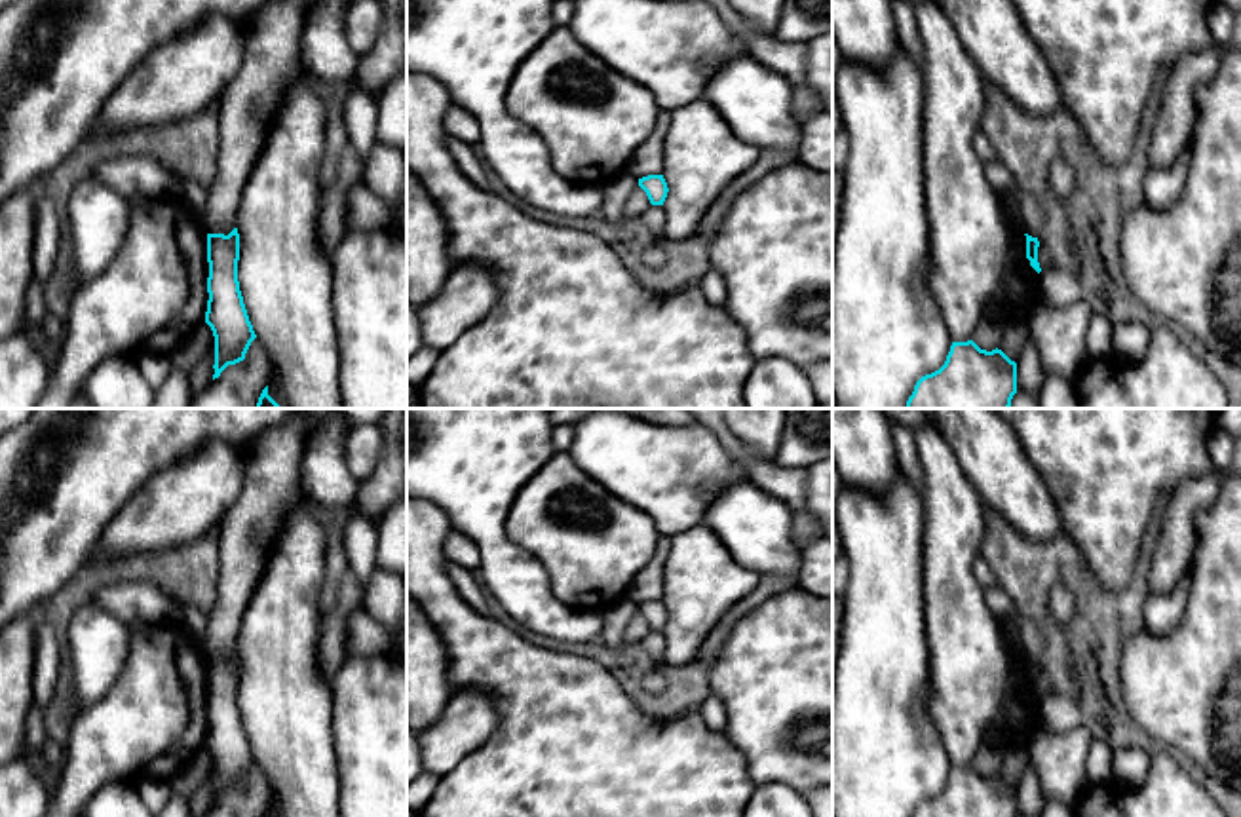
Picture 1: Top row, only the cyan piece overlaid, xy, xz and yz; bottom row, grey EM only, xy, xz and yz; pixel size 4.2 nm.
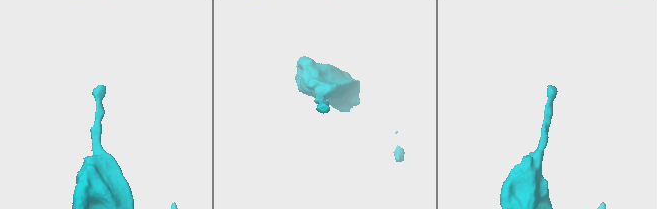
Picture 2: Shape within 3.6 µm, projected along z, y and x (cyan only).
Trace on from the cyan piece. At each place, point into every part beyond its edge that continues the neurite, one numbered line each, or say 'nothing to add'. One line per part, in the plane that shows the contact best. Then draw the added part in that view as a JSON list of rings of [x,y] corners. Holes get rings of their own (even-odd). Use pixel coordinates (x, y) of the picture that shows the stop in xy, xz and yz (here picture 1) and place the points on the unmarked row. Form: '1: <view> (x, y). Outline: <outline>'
nothing to add

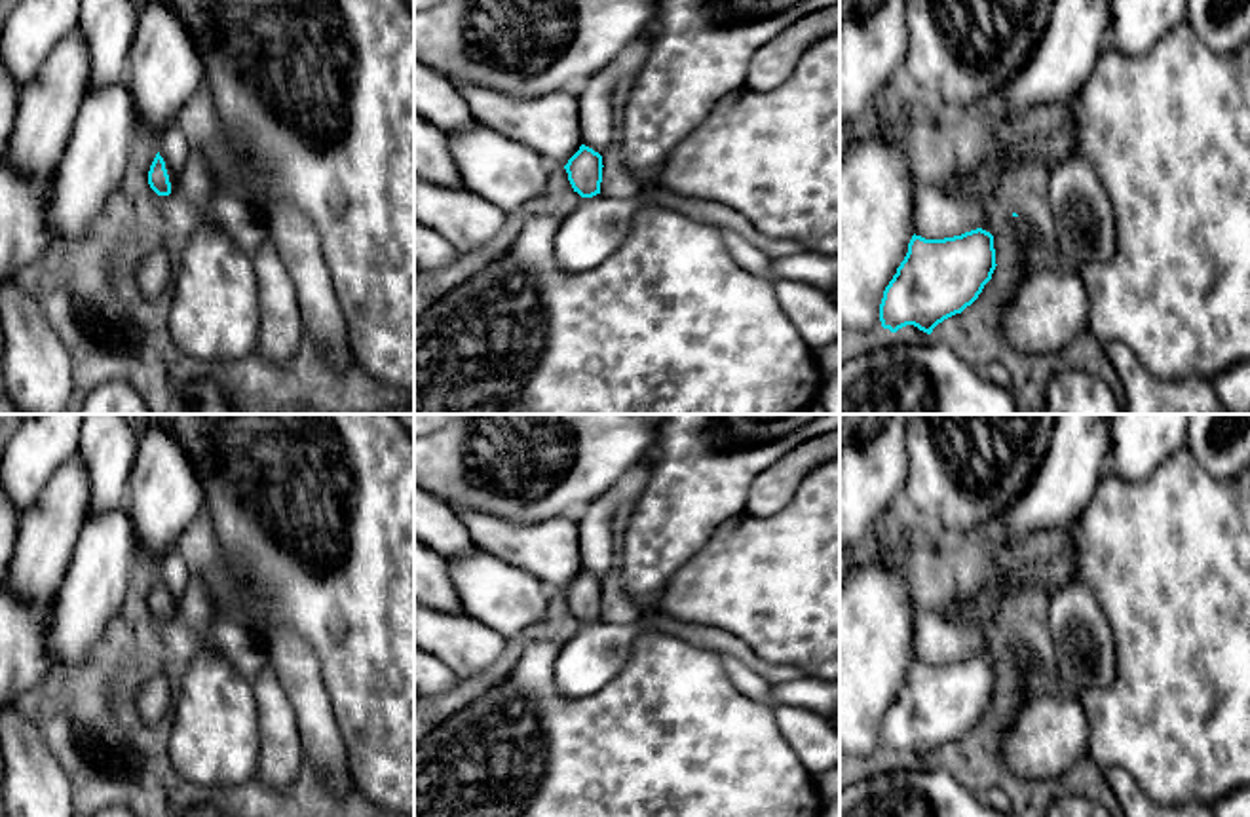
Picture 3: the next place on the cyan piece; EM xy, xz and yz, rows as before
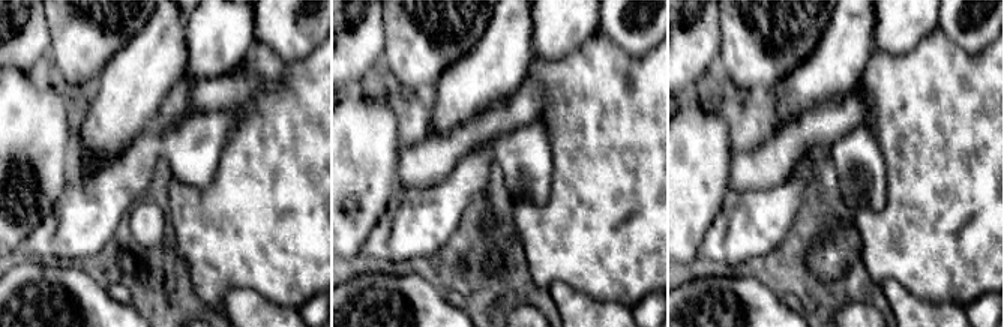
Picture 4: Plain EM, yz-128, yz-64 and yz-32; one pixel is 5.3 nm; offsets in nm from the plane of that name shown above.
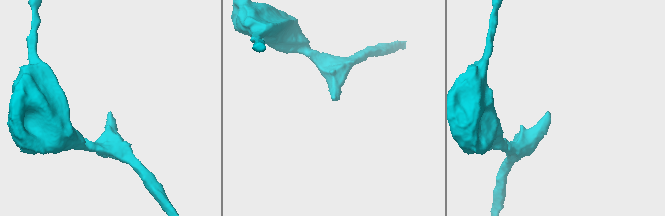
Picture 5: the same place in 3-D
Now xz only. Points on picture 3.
1: xz (597, 652). Outline: [[[655,616],[634,623],[606,625],[600,619],[583,623],[579,631],[559,646],[553,678],[559,694],[583,699],[600,692],[625,667],[634,640],[657,629]]]

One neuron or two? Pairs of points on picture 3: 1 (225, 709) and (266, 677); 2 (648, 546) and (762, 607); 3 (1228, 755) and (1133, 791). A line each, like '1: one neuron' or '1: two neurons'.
1: two neurons
2: two neurons
3: two neurons

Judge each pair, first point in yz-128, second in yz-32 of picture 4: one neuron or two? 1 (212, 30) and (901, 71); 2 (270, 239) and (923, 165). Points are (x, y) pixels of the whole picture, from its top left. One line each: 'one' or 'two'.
1: two
2: one

